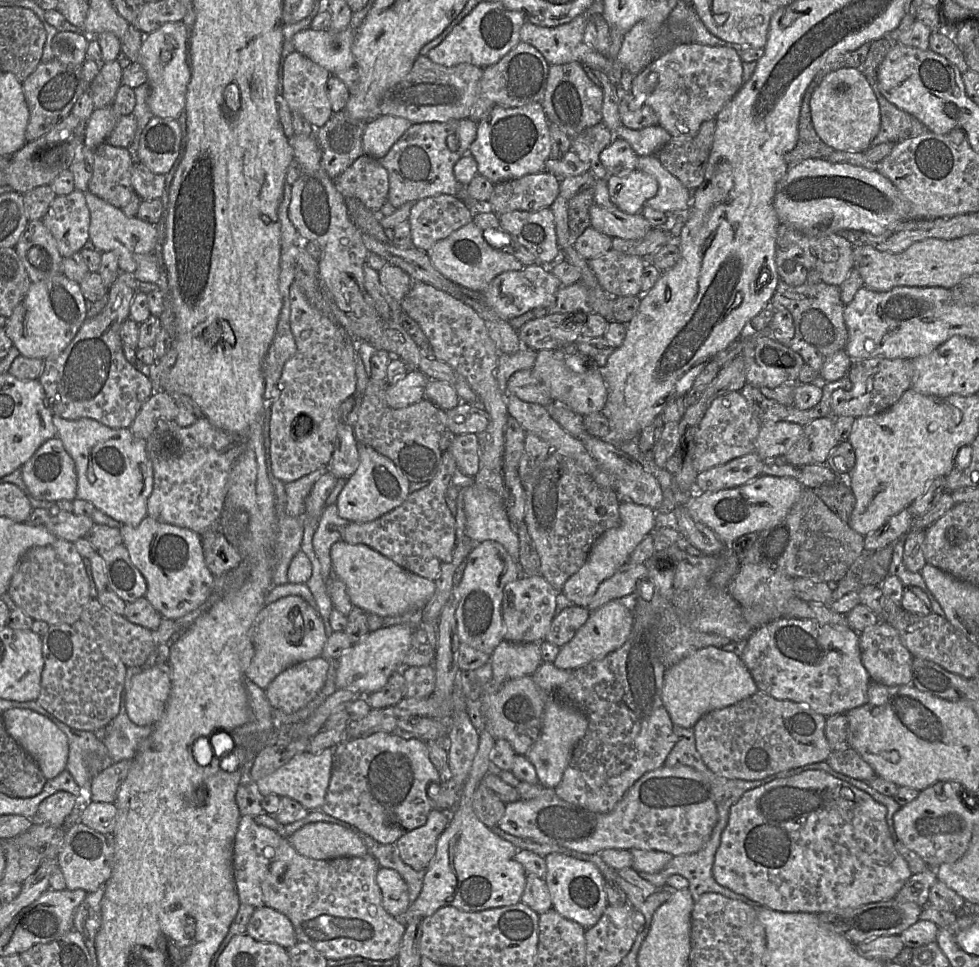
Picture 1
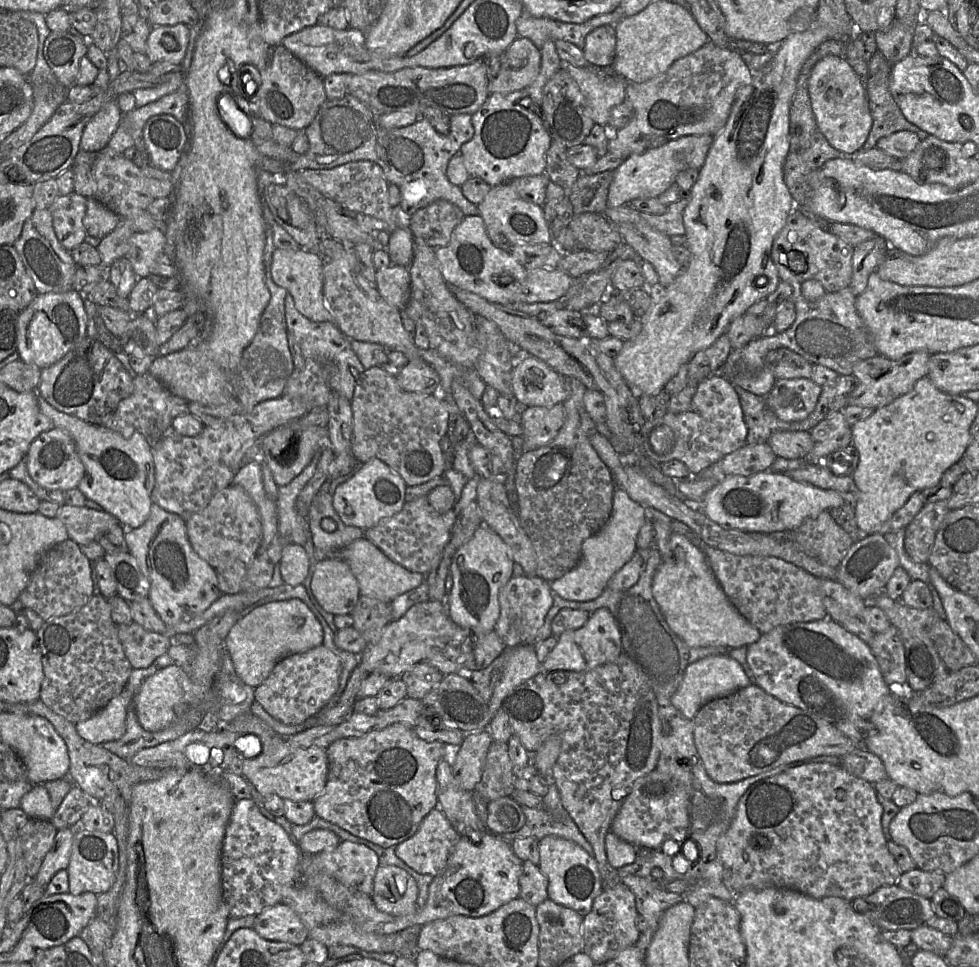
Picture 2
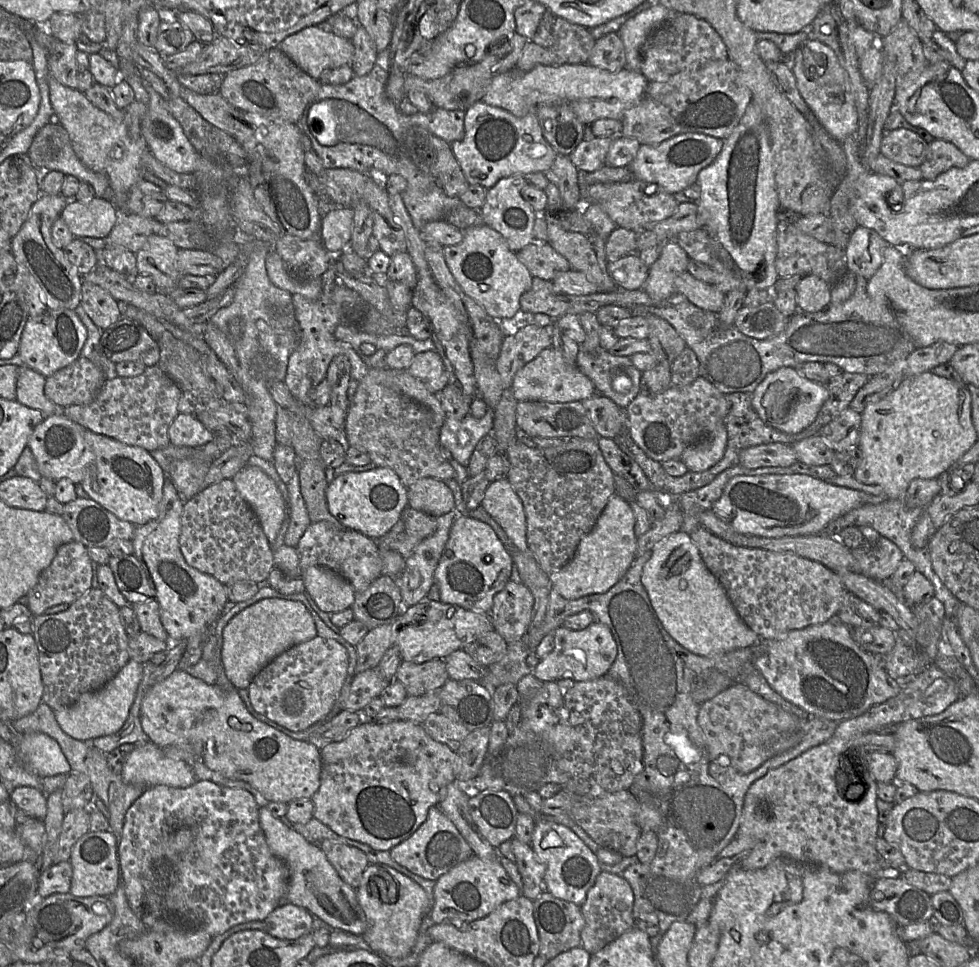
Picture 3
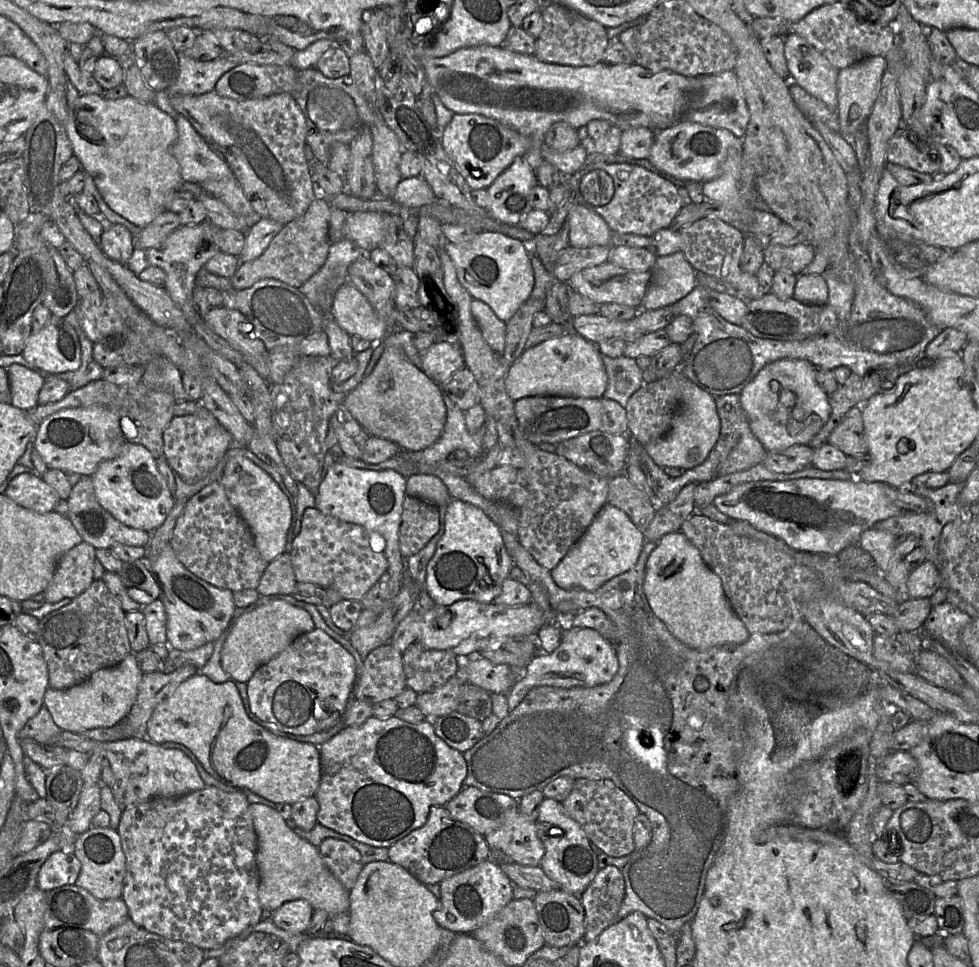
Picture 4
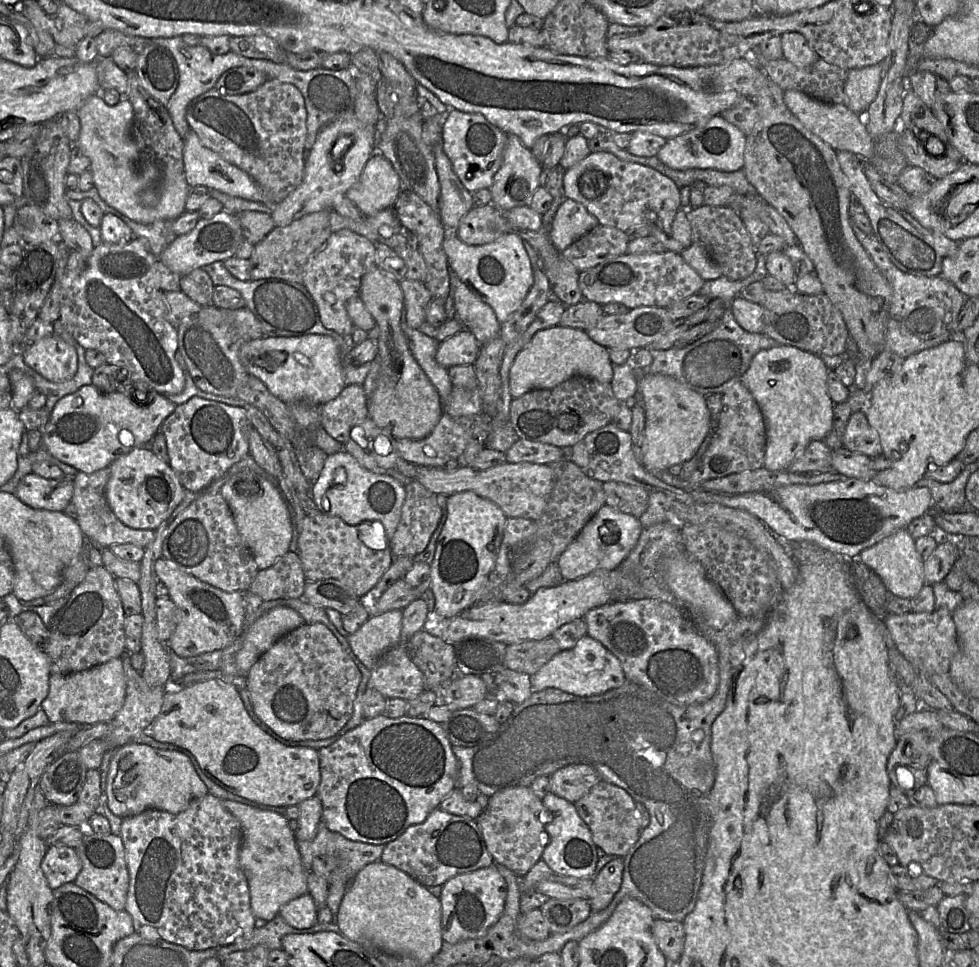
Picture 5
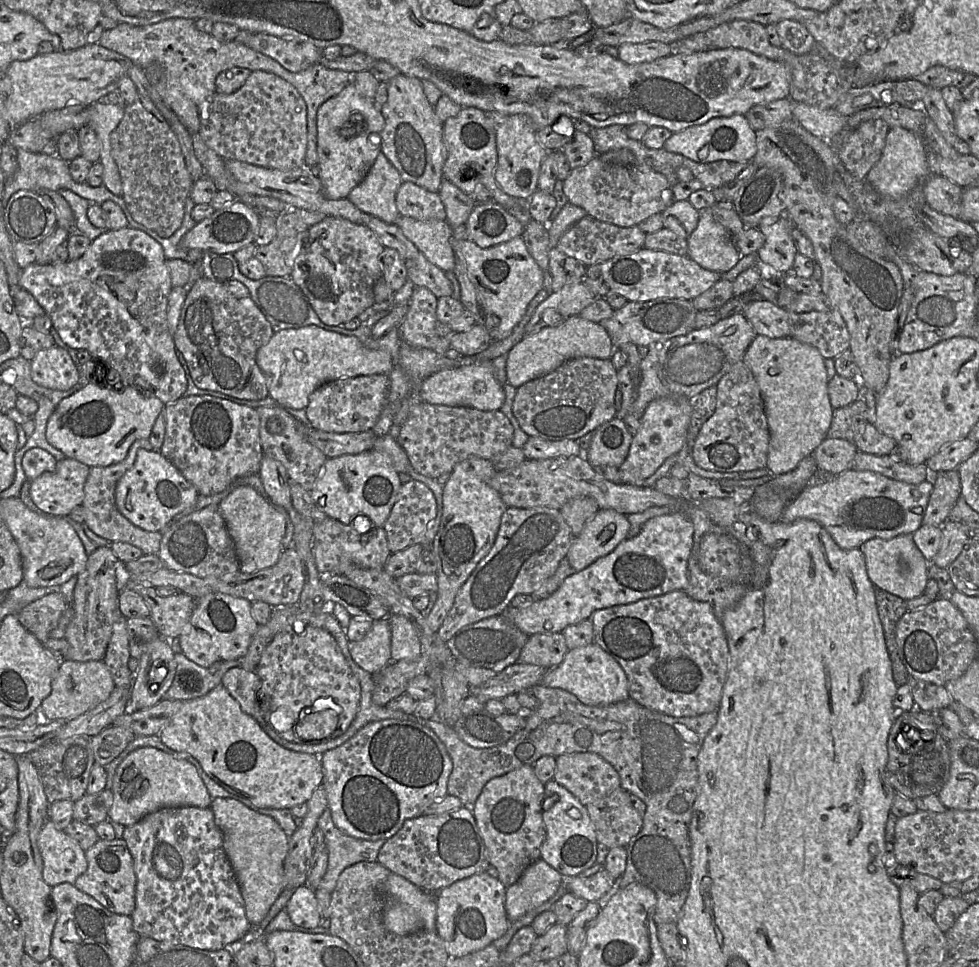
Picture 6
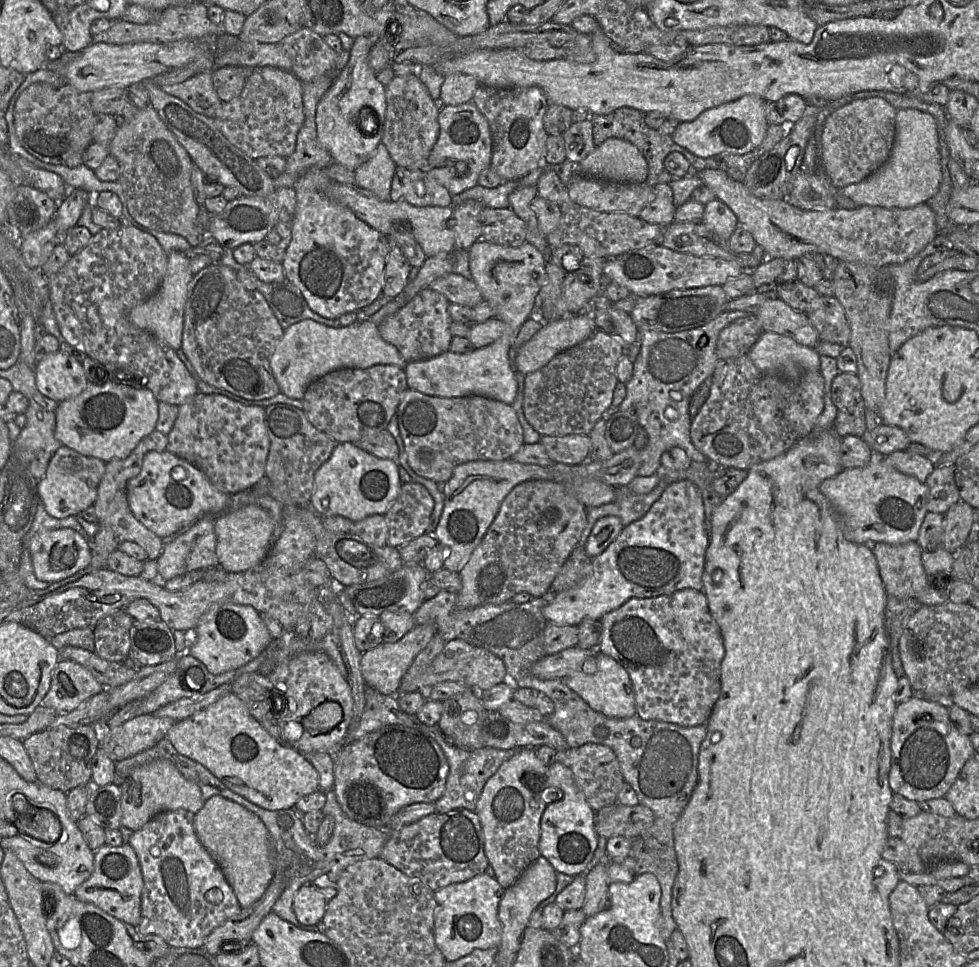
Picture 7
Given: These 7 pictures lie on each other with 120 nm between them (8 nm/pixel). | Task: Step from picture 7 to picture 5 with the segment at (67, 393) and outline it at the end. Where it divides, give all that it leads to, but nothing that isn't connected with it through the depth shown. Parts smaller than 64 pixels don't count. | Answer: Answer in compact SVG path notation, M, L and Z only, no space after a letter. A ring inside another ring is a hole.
M54 334L40 339L25 350L17 351L22 351L26 365L52 382L62 382L72 378L78 368L78 357L75 348Z

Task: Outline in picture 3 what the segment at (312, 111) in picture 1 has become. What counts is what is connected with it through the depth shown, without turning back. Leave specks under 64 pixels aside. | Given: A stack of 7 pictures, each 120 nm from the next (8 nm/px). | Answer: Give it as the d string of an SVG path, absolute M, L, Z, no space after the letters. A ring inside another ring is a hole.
M279 47L267 50L255 63L225 74L218 93L241 111L298 123L307 104L317 95L321 82L300 69Z

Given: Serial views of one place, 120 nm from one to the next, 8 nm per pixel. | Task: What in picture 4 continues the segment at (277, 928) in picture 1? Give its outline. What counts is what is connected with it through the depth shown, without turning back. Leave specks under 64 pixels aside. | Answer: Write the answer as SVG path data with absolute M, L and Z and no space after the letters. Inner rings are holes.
M306 900L288 901L271 913L271 919L284 931L301 934L307 932L314 910Z

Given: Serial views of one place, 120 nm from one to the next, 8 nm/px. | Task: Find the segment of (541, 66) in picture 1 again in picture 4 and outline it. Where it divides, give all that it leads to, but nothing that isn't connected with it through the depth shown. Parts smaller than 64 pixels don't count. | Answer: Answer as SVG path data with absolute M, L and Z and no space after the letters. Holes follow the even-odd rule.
M552 3L541 11L543 30L536 39L534 56L546 63L568 66L592 66L603 61L604 52L611 43L607 28L581 13L561 4Z

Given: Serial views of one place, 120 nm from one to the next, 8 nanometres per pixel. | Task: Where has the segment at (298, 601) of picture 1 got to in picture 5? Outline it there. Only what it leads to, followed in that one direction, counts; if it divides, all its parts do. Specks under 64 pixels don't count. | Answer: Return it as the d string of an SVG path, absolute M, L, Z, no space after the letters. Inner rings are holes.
M276 607L261 616L242 634L243 644L236 654L239 675L247 676L255 662L282 636L304 625L295 610Z

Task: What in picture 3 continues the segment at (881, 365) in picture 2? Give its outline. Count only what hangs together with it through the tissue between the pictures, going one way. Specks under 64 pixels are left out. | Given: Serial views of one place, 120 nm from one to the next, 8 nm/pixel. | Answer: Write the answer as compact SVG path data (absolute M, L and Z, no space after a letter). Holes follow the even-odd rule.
M944 341L916 348L905 359L904 377L916 376L931 370L941 364L947 364L951 360L958 346Z

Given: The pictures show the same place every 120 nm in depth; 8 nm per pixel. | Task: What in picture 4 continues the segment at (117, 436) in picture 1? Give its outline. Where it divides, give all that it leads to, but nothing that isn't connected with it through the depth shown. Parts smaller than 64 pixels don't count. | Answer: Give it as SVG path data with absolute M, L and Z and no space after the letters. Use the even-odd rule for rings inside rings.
M11 364L7 369L11 391L11 404L22 410L29 410L38 405L38 394L45 379L42 373ZM128 442L117 457L100 463L91 477L98 502L128 527L151 533L162 525L175 503L156 460L139 444Z

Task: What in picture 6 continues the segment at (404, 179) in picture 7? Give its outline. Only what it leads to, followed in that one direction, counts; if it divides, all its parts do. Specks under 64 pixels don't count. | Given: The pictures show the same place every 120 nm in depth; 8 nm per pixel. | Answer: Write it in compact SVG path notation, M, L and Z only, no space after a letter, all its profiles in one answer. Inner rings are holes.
M402 182L395 203L400 215L403 216L438 221L447 218L439 193L430 192L413 182Z

